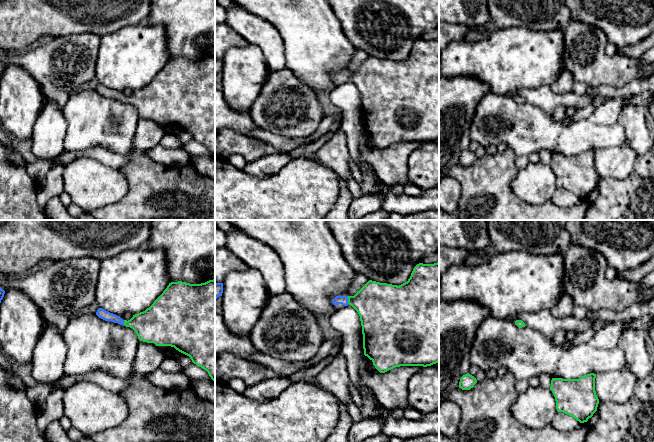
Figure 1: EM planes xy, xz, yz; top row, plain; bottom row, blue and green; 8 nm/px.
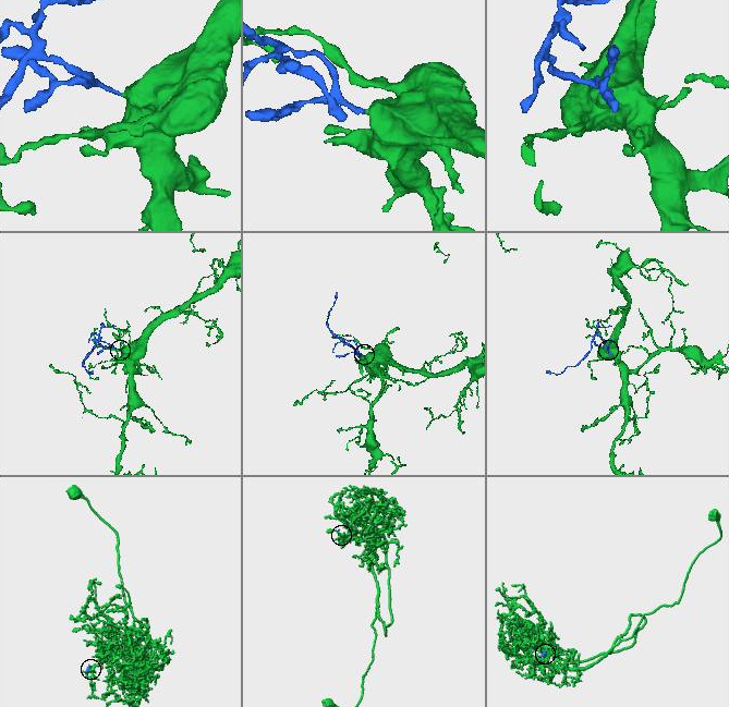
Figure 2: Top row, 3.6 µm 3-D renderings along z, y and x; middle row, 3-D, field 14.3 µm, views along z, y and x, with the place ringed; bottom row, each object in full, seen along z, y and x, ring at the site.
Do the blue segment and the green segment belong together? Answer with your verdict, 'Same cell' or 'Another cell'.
Same cell

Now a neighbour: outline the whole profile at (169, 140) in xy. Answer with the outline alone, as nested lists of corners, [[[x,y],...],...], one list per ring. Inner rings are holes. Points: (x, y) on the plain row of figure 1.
[[[166,132],[160,139],[159,145],[168,149],[183,149],[183,143],[173,133]]]

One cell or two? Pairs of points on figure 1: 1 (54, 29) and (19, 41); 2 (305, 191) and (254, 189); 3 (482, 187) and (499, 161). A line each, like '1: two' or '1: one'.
1: one
2: one
3: one

